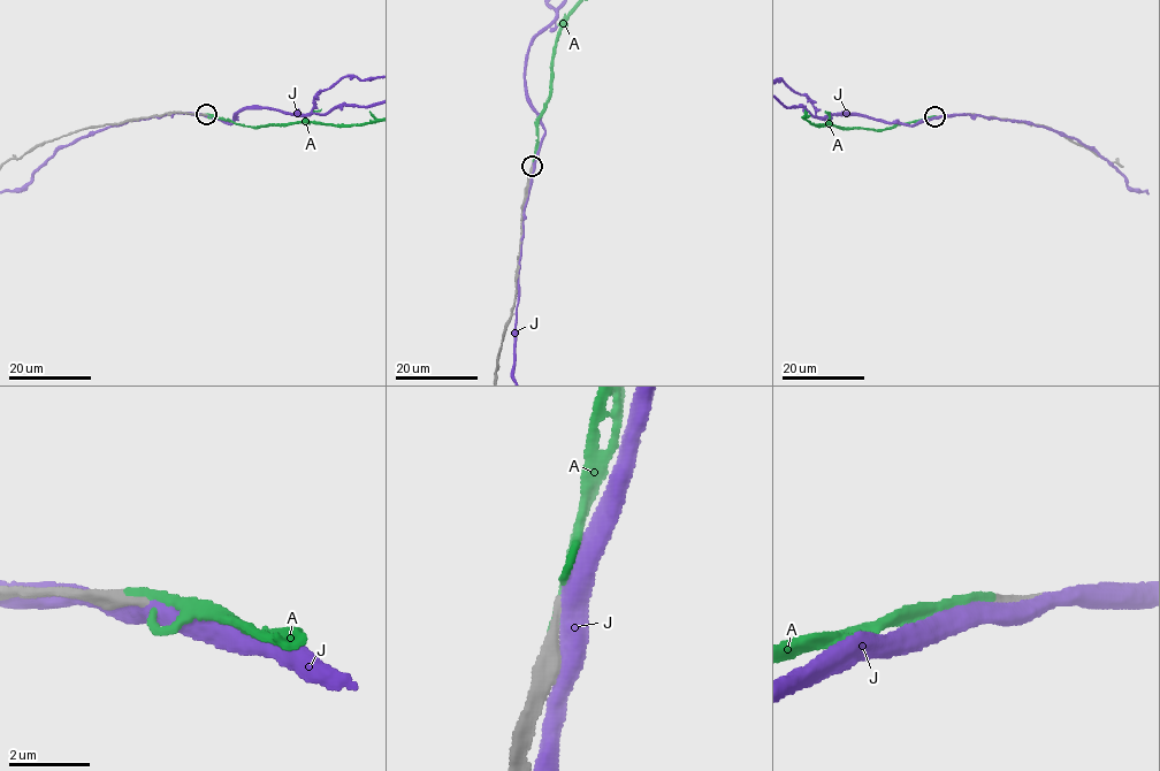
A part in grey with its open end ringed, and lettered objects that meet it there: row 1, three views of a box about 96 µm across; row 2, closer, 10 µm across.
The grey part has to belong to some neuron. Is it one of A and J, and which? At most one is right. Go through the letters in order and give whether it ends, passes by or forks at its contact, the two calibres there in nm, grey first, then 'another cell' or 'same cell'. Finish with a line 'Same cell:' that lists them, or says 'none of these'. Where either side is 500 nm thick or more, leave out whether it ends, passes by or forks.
A: it ends there; 320 nm thick on the grey side, 240 nm on the other; same cell
J: it passes by; 360 nm thick on the grey side, 440 nm on the other; another cell
Same cell: A

